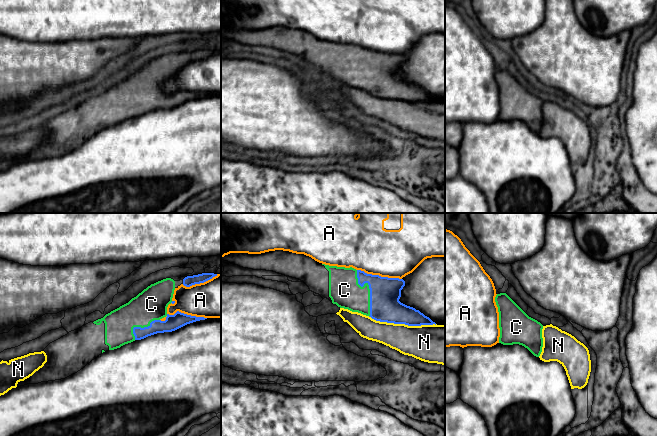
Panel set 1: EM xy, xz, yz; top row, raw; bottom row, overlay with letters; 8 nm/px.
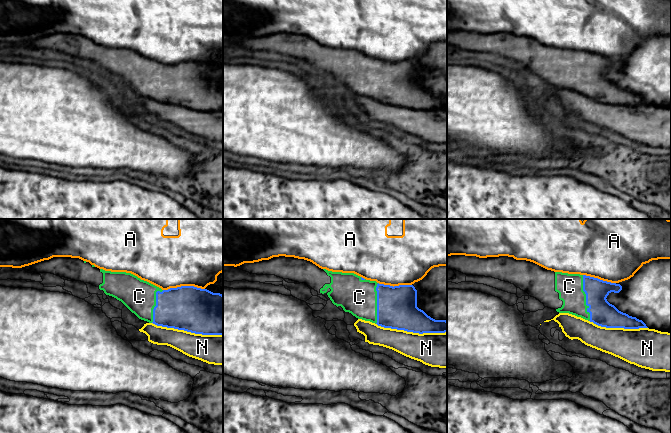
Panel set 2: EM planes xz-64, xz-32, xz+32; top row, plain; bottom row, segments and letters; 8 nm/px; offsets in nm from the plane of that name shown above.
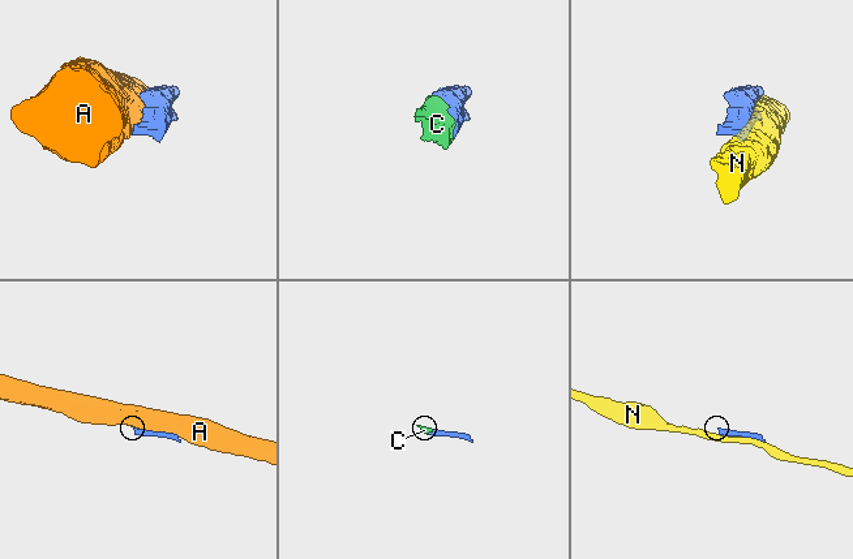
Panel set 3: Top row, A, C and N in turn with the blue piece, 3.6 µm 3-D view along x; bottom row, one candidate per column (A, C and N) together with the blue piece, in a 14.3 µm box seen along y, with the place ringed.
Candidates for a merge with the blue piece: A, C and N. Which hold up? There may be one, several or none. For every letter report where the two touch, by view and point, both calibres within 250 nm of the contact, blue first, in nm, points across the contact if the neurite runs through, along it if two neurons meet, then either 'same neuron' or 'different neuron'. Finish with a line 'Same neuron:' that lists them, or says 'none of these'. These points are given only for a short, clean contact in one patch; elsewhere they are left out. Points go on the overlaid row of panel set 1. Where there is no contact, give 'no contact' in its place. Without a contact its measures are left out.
A: xz (378, 275) | 240/400 nm | different neuron
C: xz (369, 288) | 240/260 nm | same neuron
N: xz (402, 323) | 240/280 nm | different neuron
Same neuron: C

